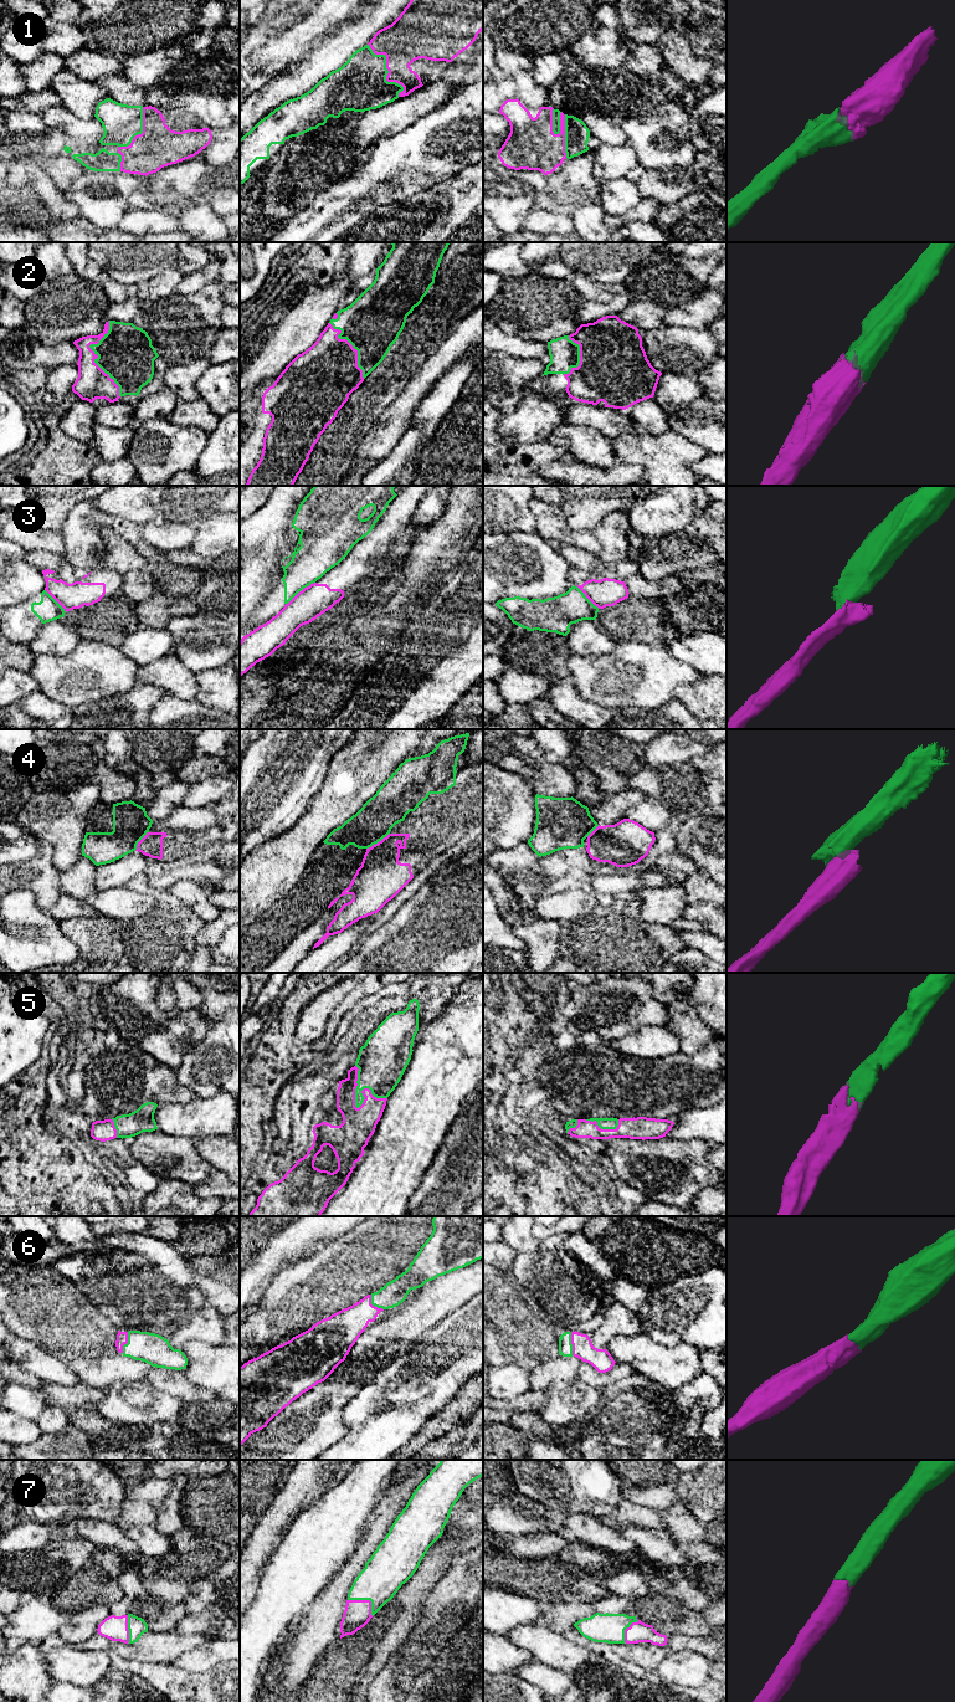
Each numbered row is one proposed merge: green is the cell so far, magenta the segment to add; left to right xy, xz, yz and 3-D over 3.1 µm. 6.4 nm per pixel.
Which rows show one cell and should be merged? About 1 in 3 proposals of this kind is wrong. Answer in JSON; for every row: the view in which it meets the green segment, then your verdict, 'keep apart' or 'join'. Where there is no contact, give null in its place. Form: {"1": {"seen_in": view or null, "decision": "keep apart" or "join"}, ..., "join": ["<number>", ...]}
{"1": {"seen_in": "xz", "decision": "join"}, "2": {"seen_in": "xy", "decision": "join"}, "3": {"seen_in": "xz", "decision": "keep apart"}, "4": {"seen_in": "xz", "decision": "keep apart"}, "5": {"seen_in": "xz", "decision": "join"}, "6": {"seen_in": "yz", "decision": "join"}, "7": {"seen_in": "xz", "decision": "join"}, "join": ["1", "2", "5", "6", "7"]}

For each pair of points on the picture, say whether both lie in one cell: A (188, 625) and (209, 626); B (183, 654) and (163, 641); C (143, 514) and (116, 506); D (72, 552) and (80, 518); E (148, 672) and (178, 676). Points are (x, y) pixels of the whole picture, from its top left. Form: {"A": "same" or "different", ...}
{"A": "same", "B": "different", "C": "same", "D": "same", "E": "same"}

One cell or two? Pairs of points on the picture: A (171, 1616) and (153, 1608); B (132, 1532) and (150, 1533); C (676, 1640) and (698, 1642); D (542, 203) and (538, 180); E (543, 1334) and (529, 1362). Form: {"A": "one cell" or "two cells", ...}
{"A": "one cell", "B": "one cell", "C": "one cell", "D": "two cells", "E": "one cell"}

